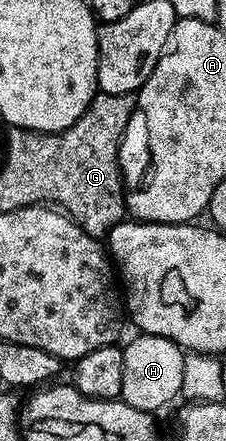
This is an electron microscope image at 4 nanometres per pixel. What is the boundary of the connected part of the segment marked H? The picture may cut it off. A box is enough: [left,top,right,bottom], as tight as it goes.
[119,333,186,414]

